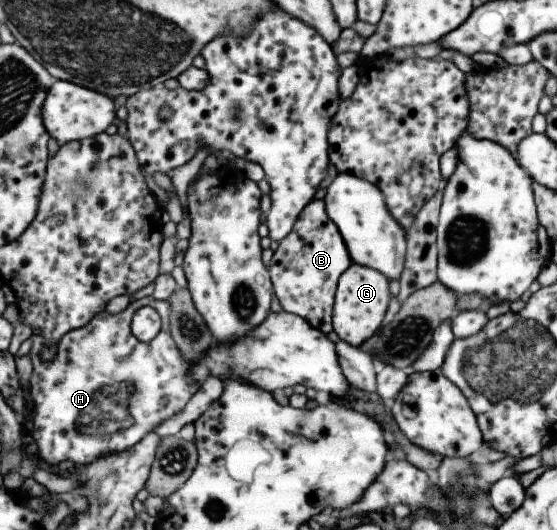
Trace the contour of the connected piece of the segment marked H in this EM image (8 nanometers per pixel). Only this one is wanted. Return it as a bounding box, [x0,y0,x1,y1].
[28,296,199,468]

